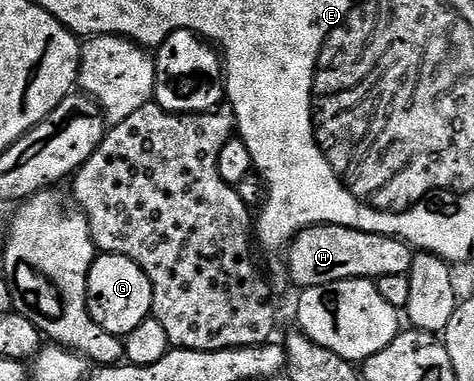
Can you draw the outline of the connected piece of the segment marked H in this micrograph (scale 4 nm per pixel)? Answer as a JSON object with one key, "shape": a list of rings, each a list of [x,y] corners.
{"shape":[[[320,223],[317,227],[299,232],[289,244],[287,254],[289,275],[298,283],[298,288],[304,289],[348,279],[376,281],[383,277],[408,275],[415,251],[404,239],[396,239],[393,235],[367,233],[350,227]]]}

